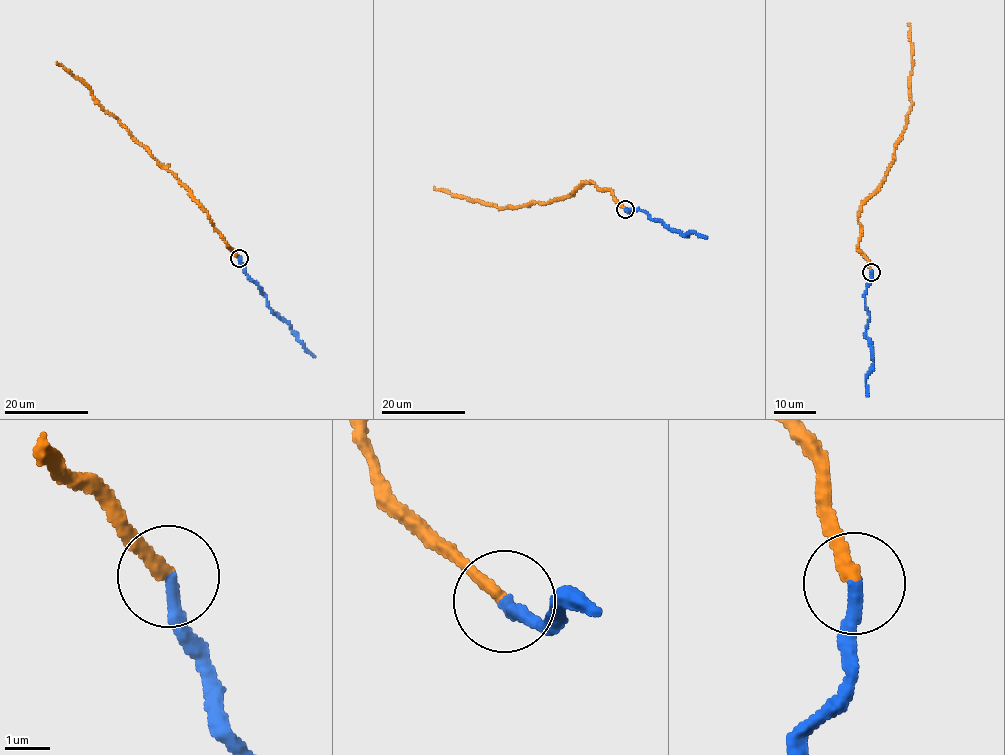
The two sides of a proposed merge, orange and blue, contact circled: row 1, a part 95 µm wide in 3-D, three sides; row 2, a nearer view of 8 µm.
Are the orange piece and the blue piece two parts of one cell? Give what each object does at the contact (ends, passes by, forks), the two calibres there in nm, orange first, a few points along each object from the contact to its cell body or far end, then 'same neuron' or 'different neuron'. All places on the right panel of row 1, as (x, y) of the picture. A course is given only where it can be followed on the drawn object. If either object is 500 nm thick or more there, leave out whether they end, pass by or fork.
orange ends; blue ends; calibres 300 and 280 nm; course orange (872, 272), (858, 248), (858, 212), (882, 183), (912, 104), (908, 24); course blue (872, 272), (865, 294), (869, 317), (865, 336), (873, 367), (866, 378), (867, 395); same neuron

